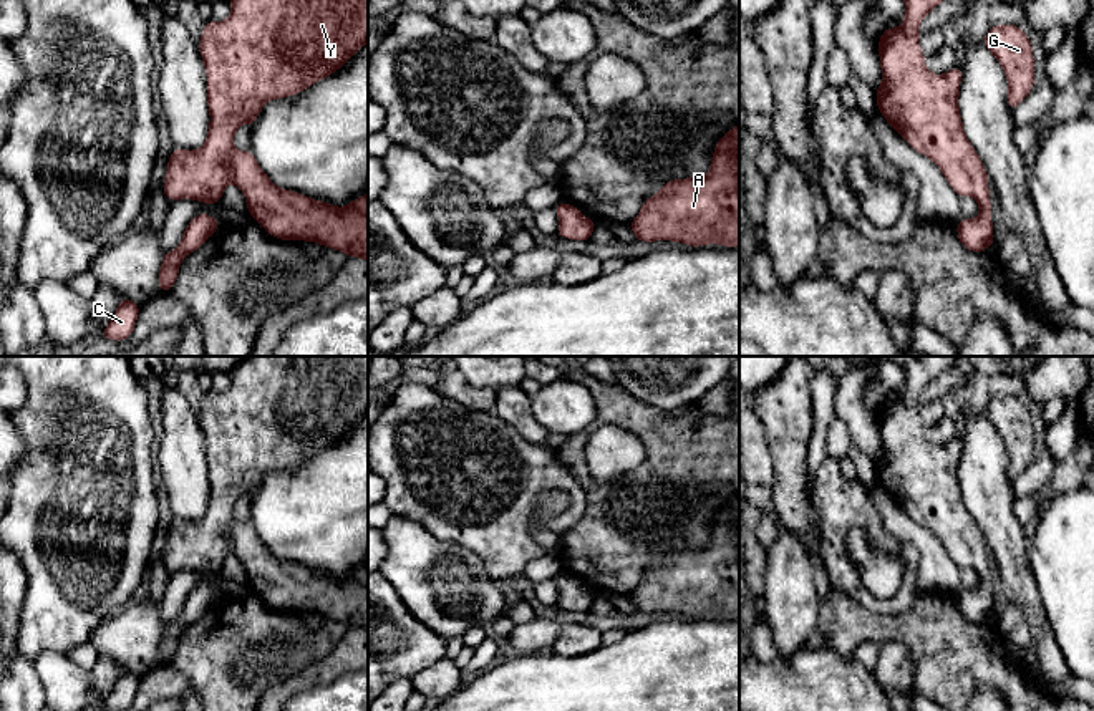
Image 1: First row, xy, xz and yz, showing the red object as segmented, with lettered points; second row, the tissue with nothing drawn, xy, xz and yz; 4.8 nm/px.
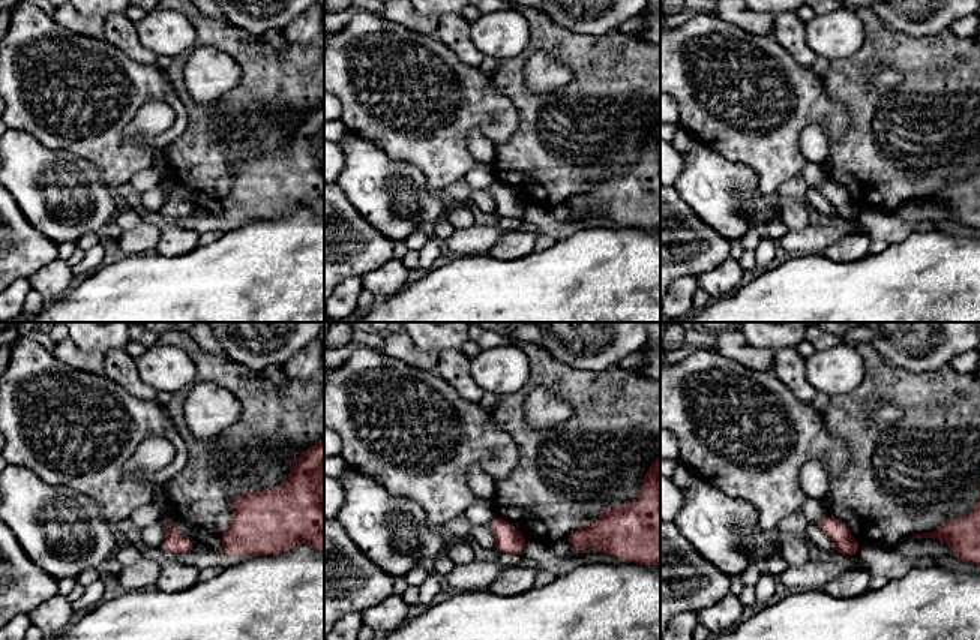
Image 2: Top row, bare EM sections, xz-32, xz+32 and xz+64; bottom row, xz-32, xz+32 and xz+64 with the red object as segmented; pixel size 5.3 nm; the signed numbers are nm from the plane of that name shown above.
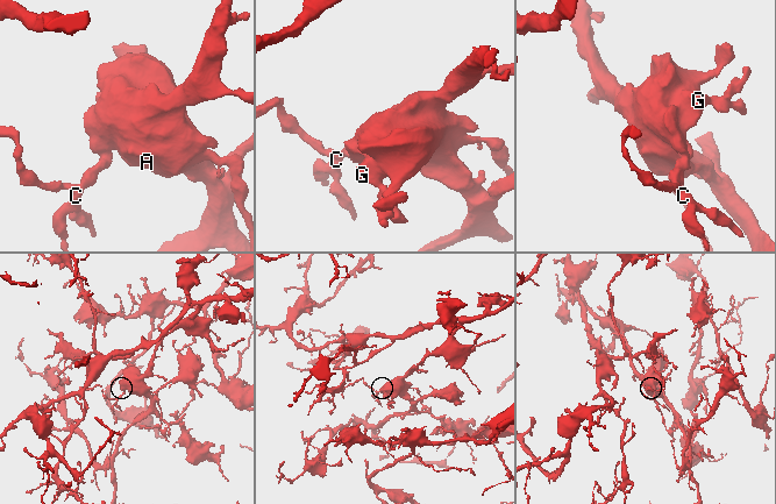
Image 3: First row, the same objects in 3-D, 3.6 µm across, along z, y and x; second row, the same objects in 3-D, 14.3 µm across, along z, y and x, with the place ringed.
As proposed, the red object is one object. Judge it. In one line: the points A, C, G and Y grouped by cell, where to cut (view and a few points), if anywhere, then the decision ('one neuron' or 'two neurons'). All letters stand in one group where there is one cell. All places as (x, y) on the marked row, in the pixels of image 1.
groups A C G Y; cut none; one neuron

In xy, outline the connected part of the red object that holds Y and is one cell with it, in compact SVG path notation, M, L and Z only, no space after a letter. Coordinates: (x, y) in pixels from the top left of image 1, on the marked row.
M229 0L230 17L224 22L206 22L199 53L207 76L209 131L206 143L187 151L174 148L162 182L169 201L191 199L207 206L222 201L227 184L235 184L247 201L247 212L275 239L317 242L360 257L368 262L368 192L345 207L313 201L297 191L275 186L262 171L252 151L237 151L234 134L240 124L252 128L264 104L270 99L295 96L317 81L338 71L361 46L368 43L368 0Z

